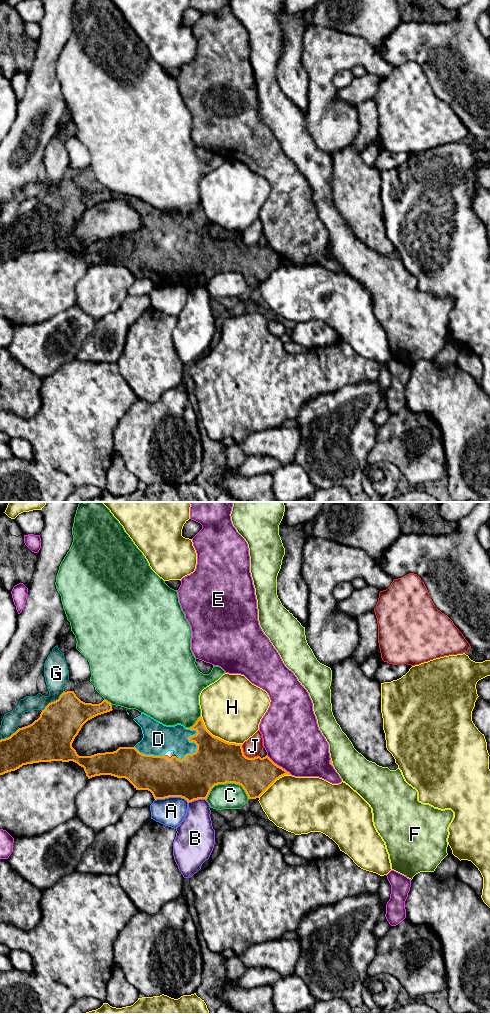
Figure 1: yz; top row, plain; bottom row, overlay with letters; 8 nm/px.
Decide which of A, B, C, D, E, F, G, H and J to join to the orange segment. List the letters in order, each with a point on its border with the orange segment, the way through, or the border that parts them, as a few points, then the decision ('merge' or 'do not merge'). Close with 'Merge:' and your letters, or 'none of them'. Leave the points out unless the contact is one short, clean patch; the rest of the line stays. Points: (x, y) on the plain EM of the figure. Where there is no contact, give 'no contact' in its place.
A: yz (172, 284) | do not merge
B: yz (196, 287) | do not merge
C: yz (226, 270) | do not merge
D: yz (197, 234) | merge
E: yz (279, 254) | do not merge
F: yz (331, 251) | along yz (330, 248), (333, 253) | do not merge
G: yz (54, 189) | do not merge
H: yz (217, 225) | do not merge
J: yz (247, 245) | do not merge
Merge: D

